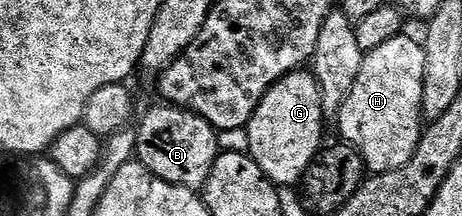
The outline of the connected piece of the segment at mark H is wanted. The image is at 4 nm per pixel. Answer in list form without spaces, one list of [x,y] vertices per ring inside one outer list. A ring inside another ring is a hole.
[[[396,35],[387,45],[366,54],[359,77],[355,77],[355,85],[335,121],[345,138],[342,140],[361,154],[366,168],[375,175],[407,166],[423,134],[425,48],[407,35]]]

